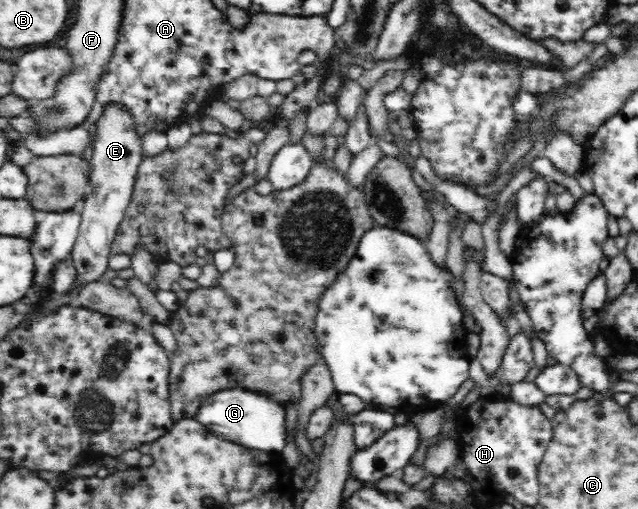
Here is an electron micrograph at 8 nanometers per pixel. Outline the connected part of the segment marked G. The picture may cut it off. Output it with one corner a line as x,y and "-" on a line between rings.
227,389
205,397
194,419
208,432
250,450
282,453
286,444
286,412
279,401
247,389

